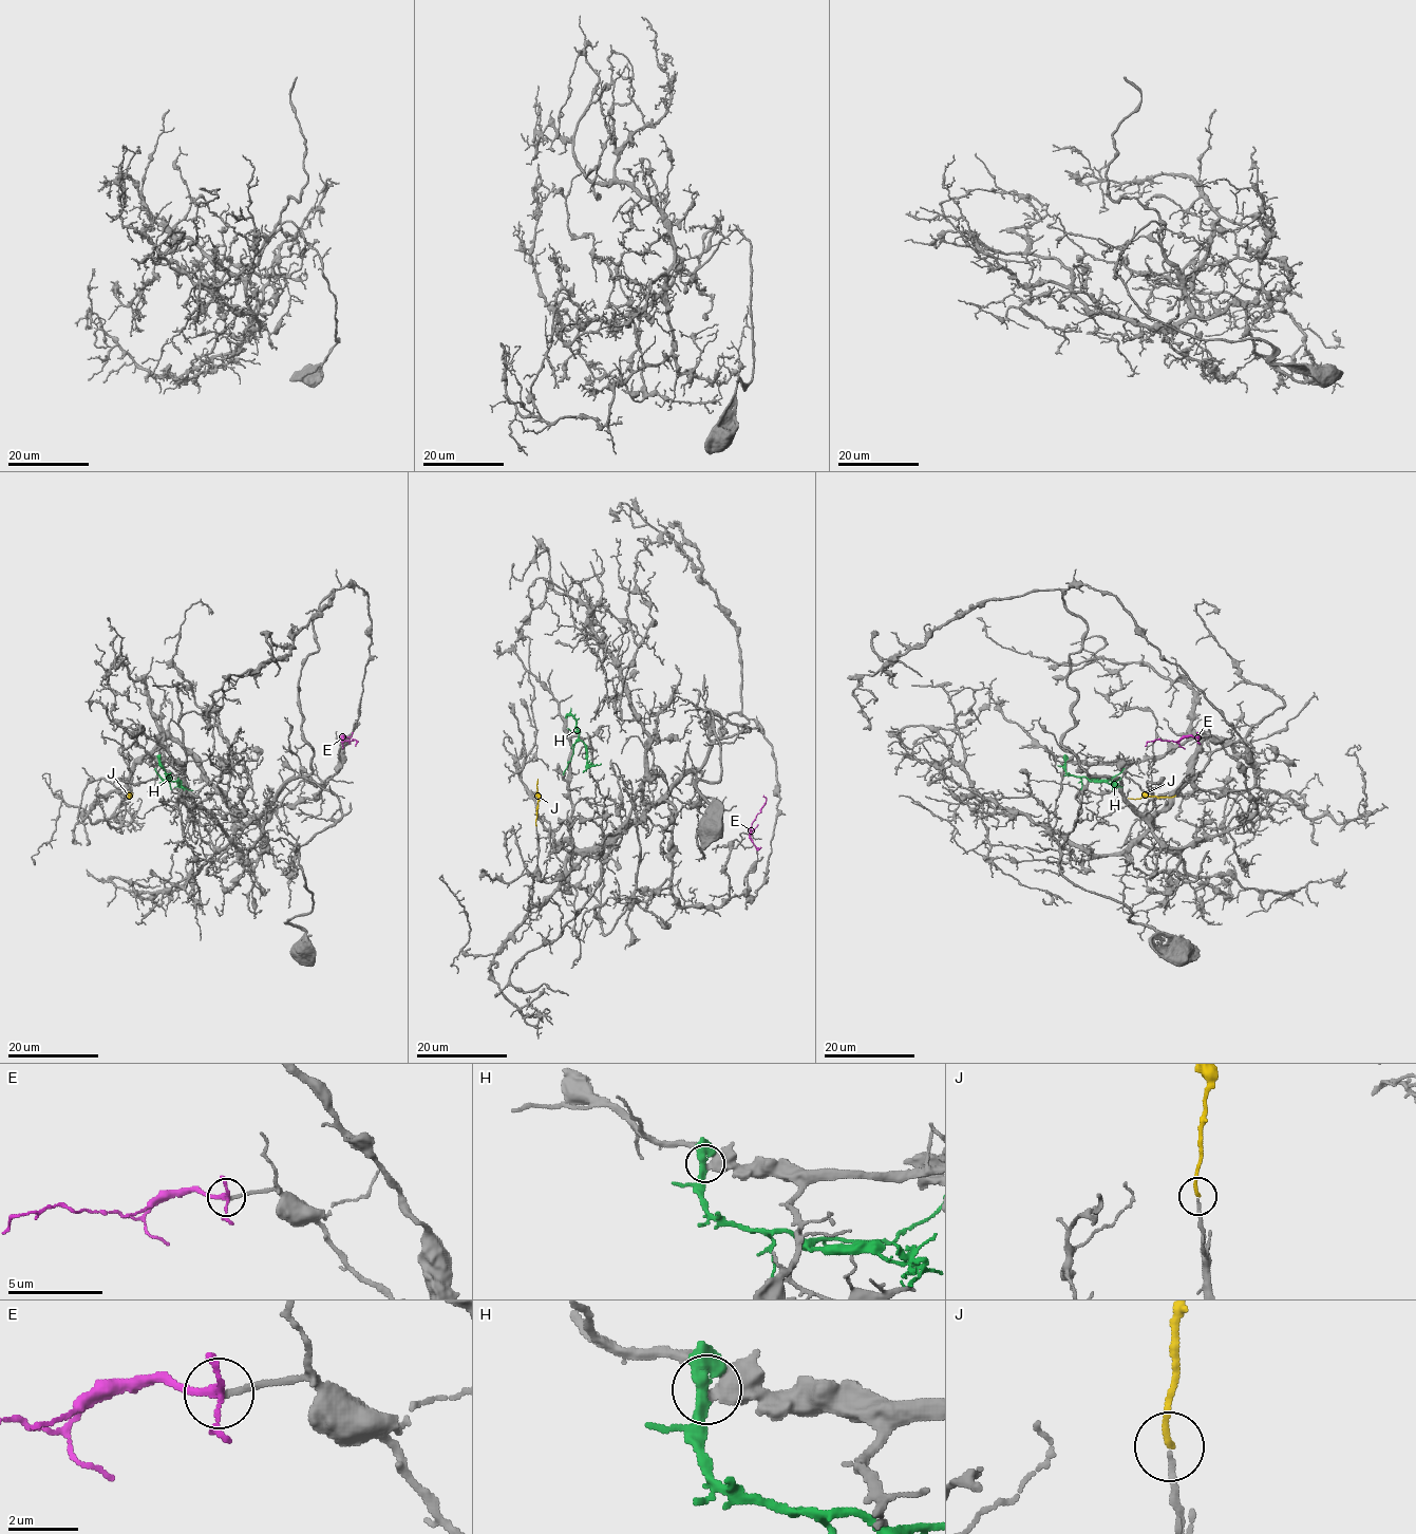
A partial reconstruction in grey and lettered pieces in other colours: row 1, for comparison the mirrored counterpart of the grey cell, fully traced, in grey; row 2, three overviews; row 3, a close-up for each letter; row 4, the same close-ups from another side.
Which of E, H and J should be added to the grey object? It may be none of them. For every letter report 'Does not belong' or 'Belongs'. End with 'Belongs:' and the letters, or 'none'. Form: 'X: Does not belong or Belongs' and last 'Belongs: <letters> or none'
E: Belongs
H: Does not belong
J: Belongs
Belongs: E, J

